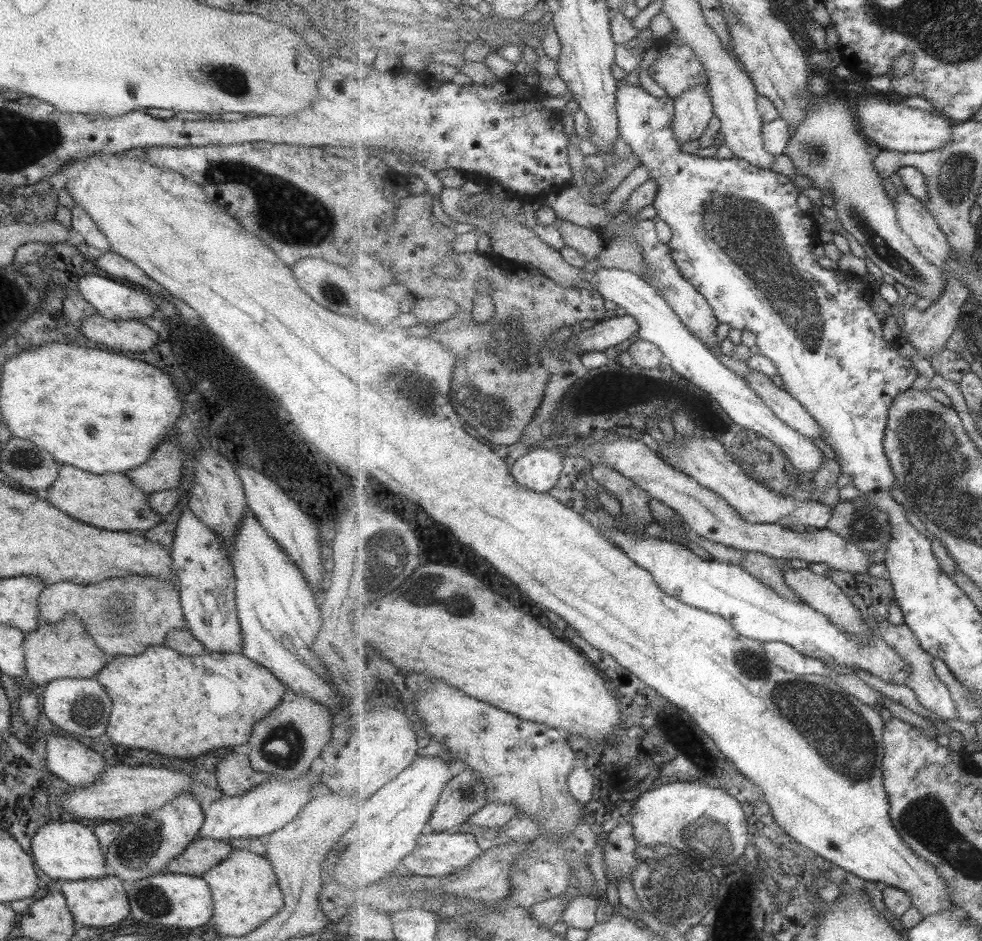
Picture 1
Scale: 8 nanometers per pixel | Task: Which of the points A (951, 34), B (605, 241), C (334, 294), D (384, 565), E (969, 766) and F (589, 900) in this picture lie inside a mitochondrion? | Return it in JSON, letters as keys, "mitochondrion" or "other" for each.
{"A":"mitochondrion","B":"other","C":"mitochondrion","D":"mitochondrion","E":"other","F":"other"}

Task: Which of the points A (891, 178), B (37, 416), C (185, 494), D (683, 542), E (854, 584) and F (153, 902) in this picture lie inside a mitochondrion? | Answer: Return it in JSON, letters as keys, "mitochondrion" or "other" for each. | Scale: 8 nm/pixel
{"A":"other","B":"other","C":"other","D":"other","E":"other","F":"mitochondrion"}

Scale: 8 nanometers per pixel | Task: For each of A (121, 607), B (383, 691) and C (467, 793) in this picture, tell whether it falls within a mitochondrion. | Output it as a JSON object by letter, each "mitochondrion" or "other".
{"A":"mitochondrion","B":"other","C":"mitochondrion"}

